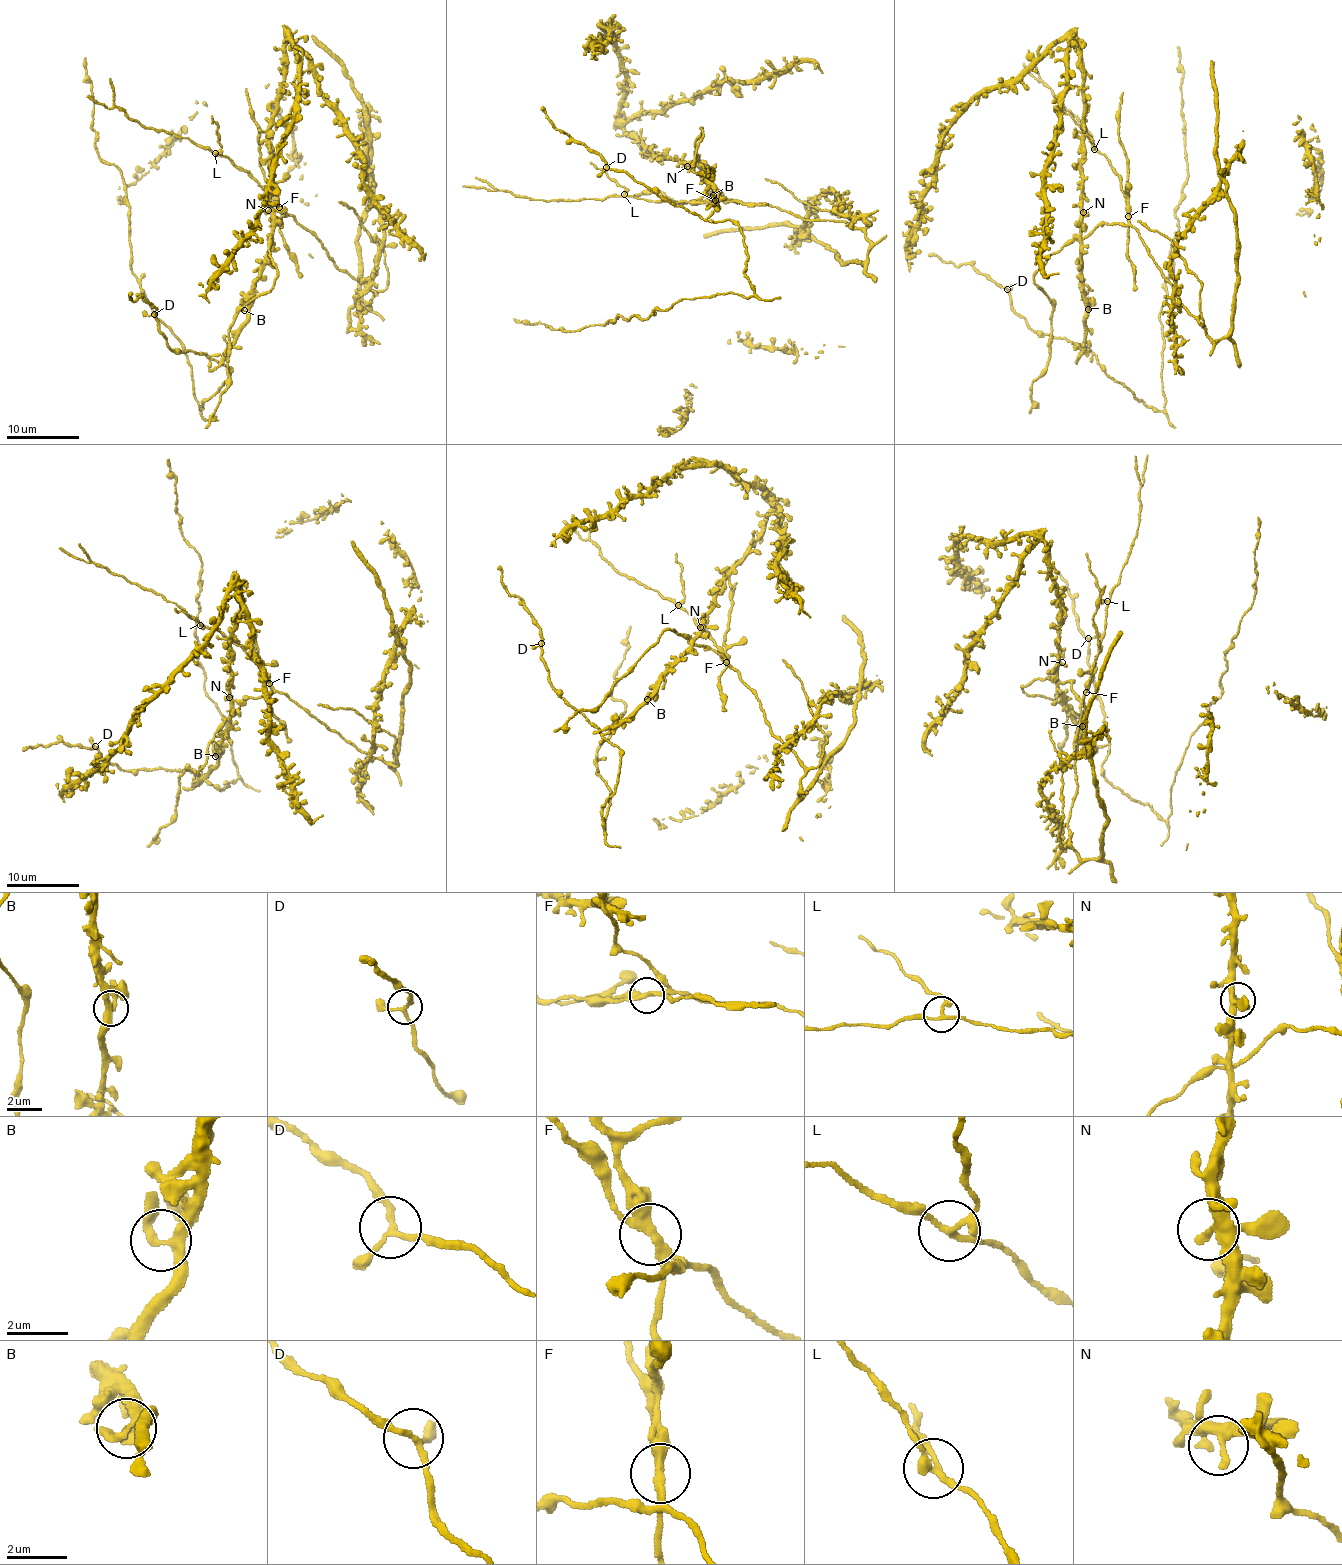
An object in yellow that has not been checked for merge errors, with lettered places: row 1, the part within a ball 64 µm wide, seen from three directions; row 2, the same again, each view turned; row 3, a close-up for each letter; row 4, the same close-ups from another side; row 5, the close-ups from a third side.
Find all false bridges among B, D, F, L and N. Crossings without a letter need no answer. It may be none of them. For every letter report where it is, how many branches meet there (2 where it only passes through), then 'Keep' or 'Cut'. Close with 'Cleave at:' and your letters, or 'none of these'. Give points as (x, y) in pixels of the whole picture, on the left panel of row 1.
B: Place: (244, 310). Branches: 3. Keep
D: Place: (154, 314). Branches: 3. Keep
F: Place: (279, 207). Branches: 3. Cut
L: Place: (215, 153). Branches: 3. Cut
N: Place: (268, 210). Branches: 3. Keep
Cleave at: F, L

